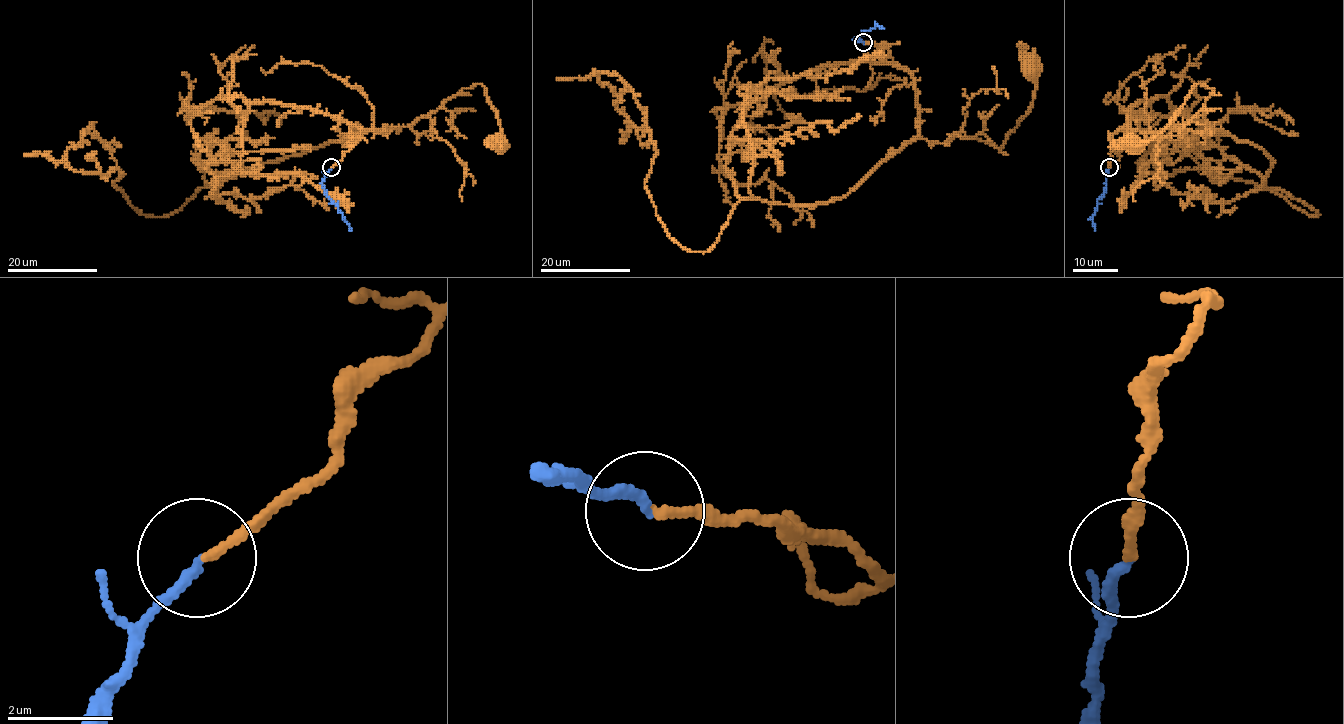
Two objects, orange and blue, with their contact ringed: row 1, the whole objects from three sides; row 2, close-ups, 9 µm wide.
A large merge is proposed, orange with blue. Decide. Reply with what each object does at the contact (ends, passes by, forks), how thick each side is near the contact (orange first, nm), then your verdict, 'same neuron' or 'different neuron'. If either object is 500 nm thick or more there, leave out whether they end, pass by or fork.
orange ends; blue ends; calibres 170 and 190 nm; same neuron

